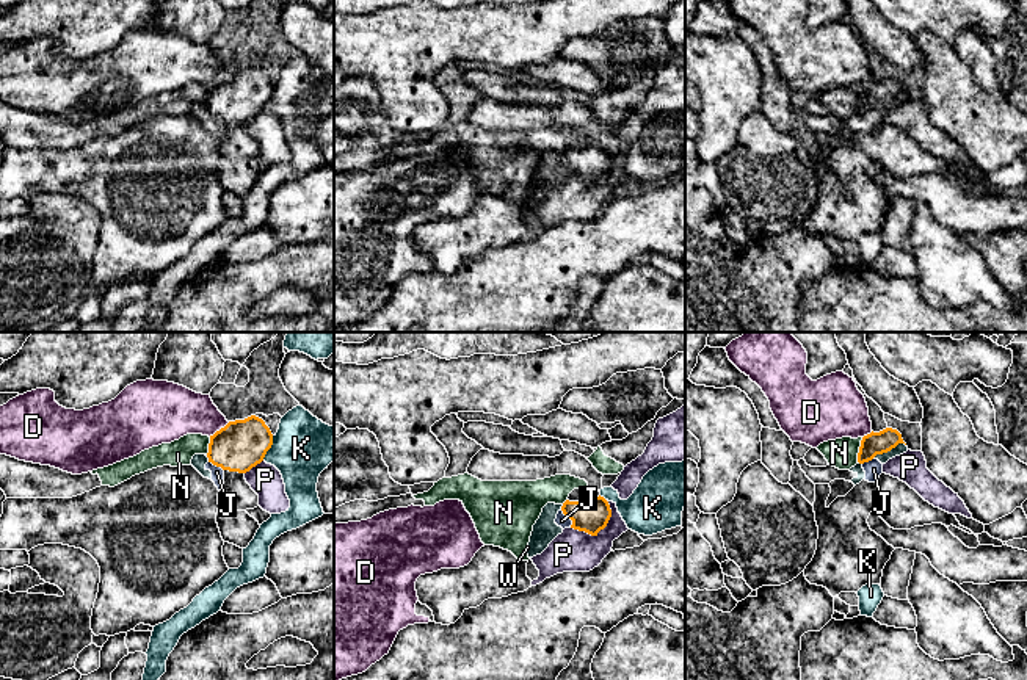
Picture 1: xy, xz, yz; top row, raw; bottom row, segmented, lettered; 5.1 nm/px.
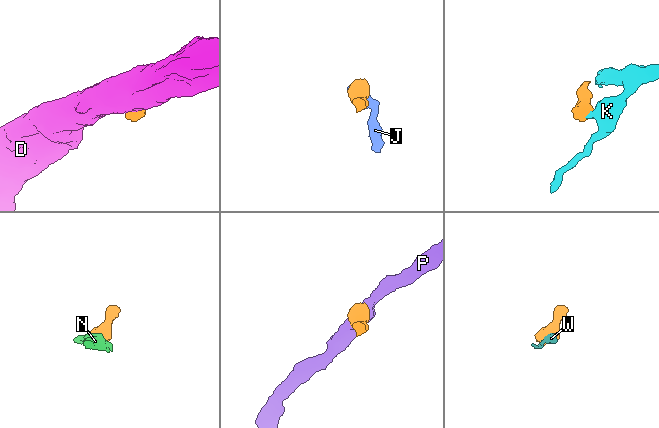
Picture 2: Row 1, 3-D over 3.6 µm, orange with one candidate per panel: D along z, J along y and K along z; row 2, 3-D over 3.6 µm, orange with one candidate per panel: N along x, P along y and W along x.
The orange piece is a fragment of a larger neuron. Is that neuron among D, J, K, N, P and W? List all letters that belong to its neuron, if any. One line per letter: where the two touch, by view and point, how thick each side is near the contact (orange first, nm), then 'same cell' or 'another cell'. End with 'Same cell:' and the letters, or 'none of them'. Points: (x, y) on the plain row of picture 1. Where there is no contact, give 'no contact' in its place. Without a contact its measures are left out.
D: contact xy (220, 79); calibres 260 and 260 nm; another cell
J: contact xz (569, 166); calibres 170 and 70 nm; another cell
K: contact xy (270, 96); calibres 260 and 320 nm; another cell
N: contact yz (860, 99); calibres 120 and 160 nm; another cell
P: contact xz (599, 179); calibres 170 and 220 nm; another cell
W: contact yz (888, 99); calibres 120 and 60 nm; another cell
Same cell: none of them

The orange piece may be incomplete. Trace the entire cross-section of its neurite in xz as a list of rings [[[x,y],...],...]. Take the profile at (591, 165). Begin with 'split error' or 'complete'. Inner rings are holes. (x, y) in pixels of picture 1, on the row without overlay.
split error | [[[574,138],[563,152],[561,160],[572,169],[571,177],[597,185],[611,166],[608,150],[599,139]]]

